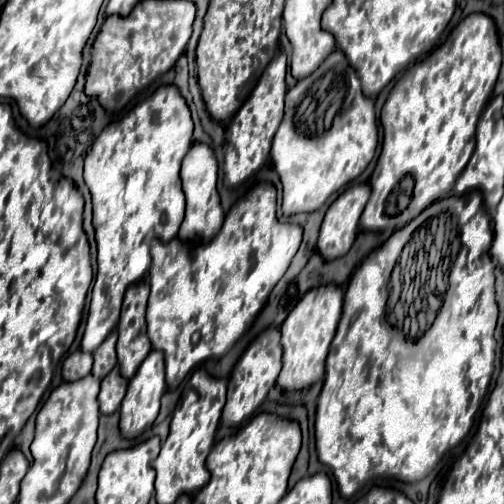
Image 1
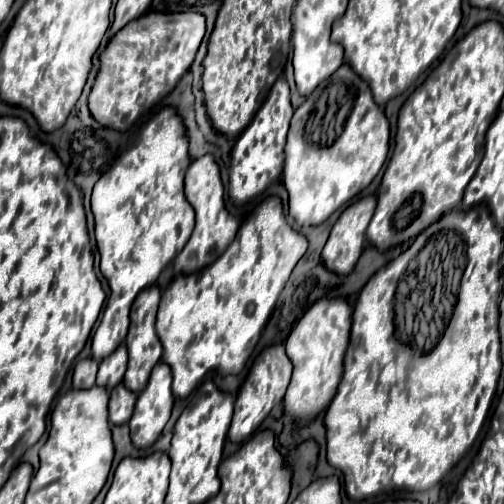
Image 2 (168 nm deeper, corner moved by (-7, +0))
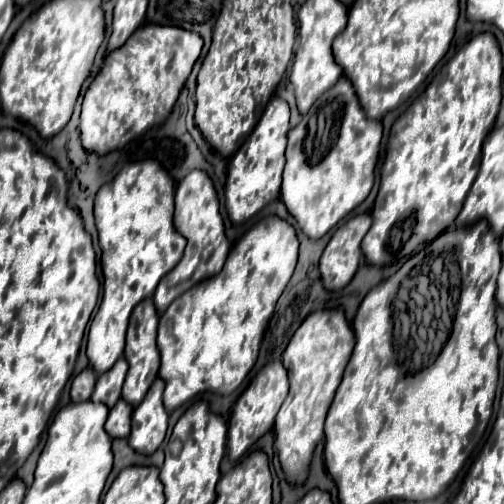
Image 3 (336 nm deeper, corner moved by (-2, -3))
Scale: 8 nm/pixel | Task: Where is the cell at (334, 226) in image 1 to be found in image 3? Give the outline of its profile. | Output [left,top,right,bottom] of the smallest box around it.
[320,214,370,290]

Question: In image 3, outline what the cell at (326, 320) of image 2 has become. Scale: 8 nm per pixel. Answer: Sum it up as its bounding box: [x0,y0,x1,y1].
[274,310,354,484]

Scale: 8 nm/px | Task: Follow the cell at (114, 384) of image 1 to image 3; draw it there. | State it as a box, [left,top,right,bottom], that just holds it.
[106,398,132,438]

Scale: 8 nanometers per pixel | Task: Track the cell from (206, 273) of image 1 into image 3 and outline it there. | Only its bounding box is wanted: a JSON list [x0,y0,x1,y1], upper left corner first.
[158,216,298,412]

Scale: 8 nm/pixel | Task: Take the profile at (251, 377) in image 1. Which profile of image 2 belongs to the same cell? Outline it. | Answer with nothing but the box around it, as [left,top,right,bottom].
[229,345,291,443]

